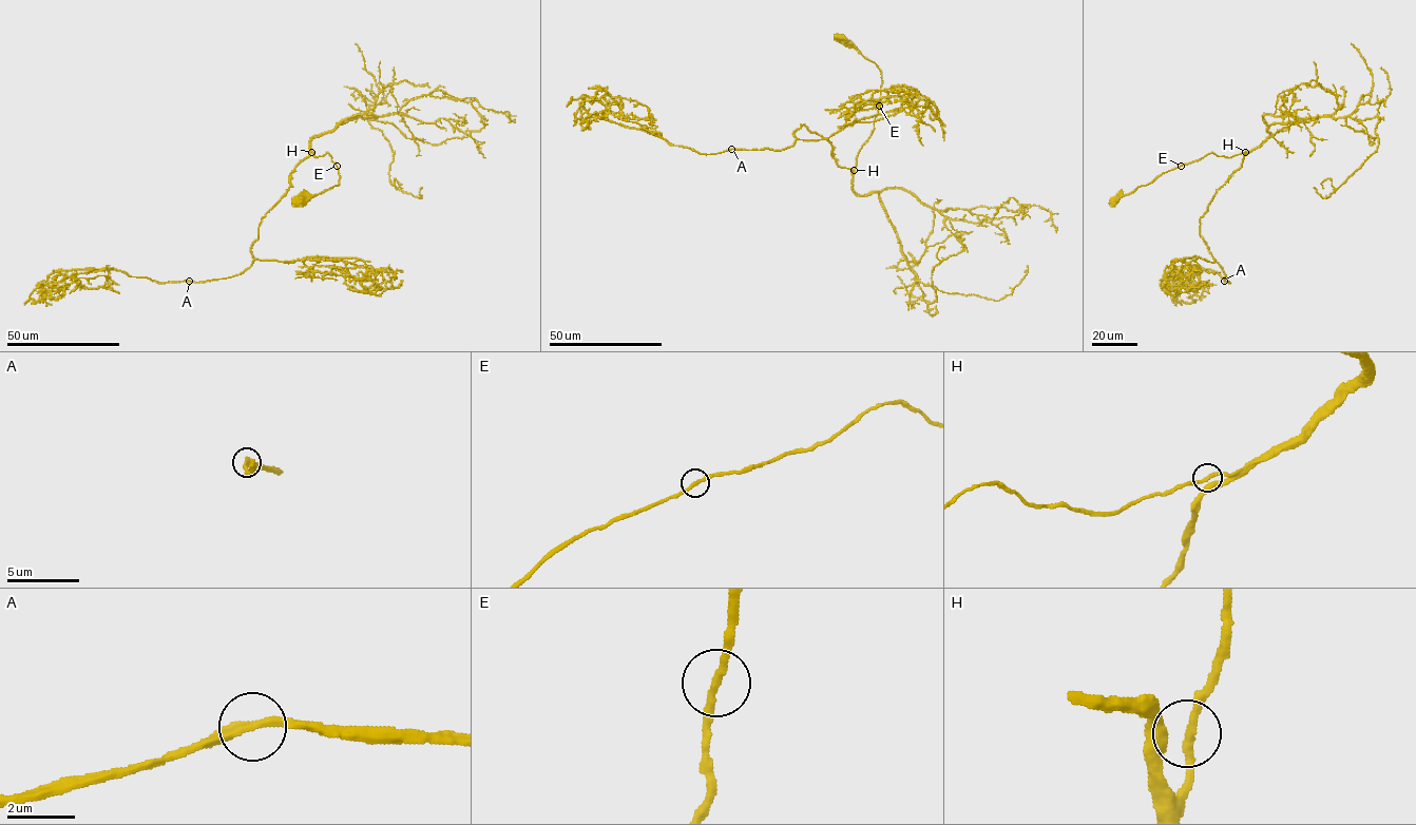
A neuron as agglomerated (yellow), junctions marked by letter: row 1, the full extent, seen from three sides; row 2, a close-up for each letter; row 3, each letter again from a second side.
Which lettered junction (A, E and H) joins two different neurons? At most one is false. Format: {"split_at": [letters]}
{"split_at": []}

